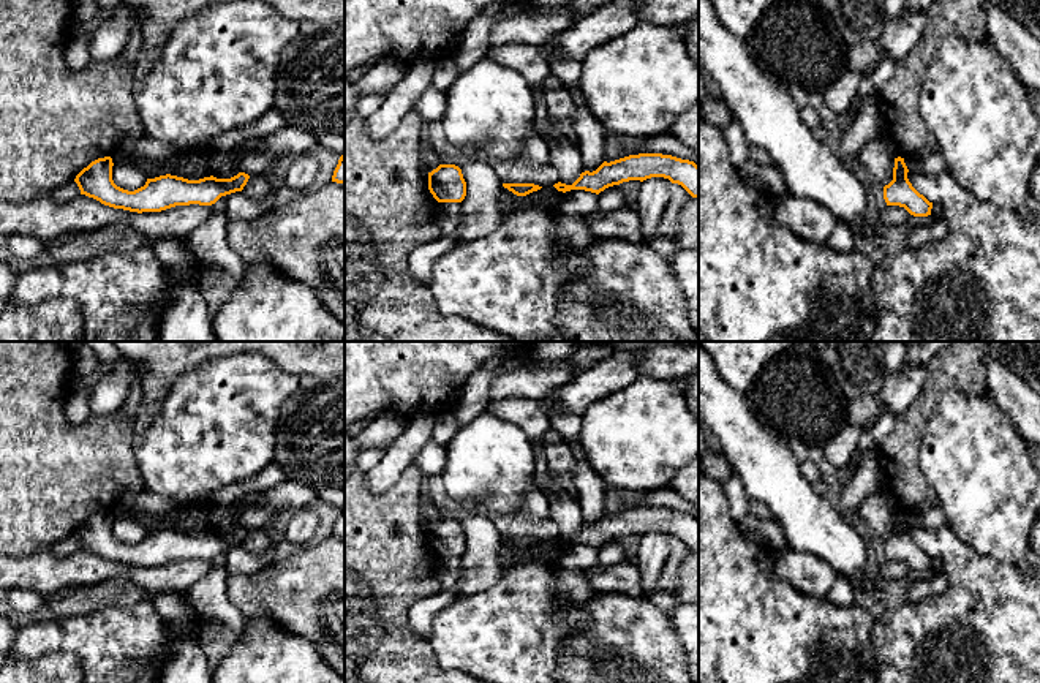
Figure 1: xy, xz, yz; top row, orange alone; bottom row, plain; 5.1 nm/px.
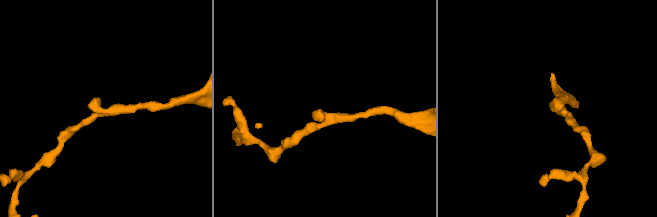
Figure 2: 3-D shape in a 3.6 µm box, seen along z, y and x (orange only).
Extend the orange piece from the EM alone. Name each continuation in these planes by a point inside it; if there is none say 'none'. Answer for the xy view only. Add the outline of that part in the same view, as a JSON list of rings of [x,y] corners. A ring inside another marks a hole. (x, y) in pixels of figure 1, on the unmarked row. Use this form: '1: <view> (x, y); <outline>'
none

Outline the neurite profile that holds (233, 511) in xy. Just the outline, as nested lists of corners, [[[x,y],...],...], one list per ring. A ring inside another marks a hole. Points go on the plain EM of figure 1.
[[[261,493],[248,495],[248,496],[243,496],[237,501],[234,501],[232,504],[229,504],[226,508],[224,522],[220,526],[217,526],[213,531],[231,533],[231,531],[237,530],[240,526],[239,517],[243,512],[243,506],[251,503],[251,501],[256,501],[259,498],[259,495]]]

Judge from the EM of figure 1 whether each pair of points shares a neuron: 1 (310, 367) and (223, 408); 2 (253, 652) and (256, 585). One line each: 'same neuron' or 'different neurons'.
1: different neurons
2: different neurons

